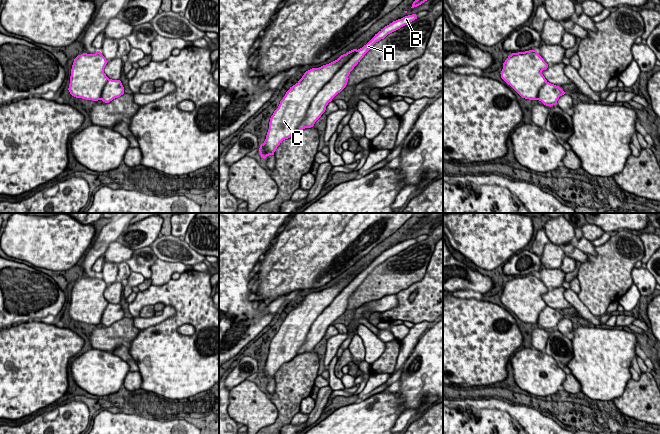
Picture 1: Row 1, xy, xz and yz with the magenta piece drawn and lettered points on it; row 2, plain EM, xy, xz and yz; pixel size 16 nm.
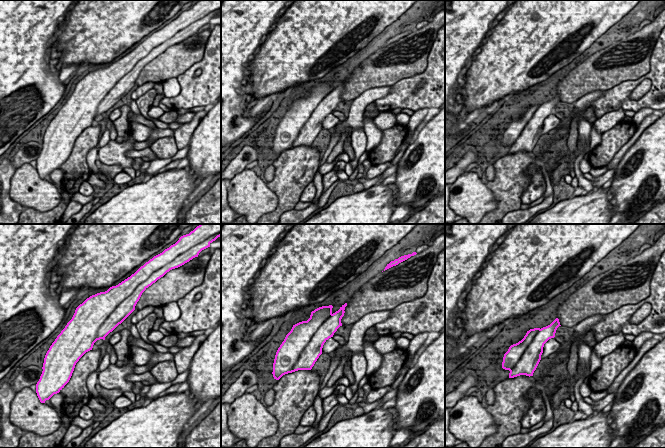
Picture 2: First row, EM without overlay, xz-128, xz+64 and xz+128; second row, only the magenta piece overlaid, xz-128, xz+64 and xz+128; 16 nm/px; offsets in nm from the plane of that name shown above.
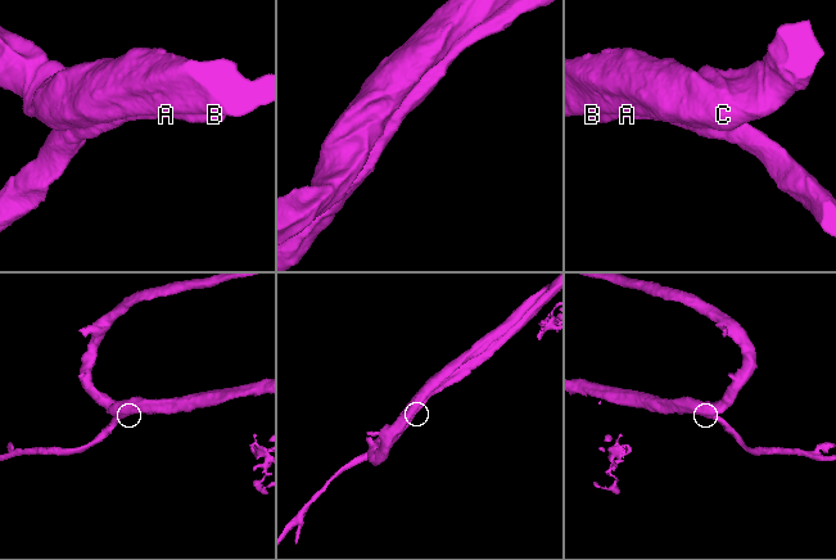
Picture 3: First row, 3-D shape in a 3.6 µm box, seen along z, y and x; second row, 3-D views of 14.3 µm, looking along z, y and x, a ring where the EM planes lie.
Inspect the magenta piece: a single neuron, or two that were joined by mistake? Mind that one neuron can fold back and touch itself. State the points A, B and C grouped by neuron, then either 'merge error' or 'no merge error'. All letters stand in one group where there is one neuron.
groups A B C; no merge error

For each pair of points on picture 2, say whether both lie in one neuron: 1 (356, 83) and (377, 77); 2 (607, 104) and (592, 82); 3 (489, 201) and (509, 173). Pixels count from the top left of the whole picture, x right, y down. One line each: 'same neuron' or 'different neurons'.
1: same neuron
2: different neurons
3: different neurons

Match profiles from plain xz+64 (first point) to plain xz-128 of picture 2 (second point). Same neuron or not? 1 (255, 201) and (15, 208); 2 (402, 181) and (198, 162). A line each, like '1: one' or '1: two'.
1: two
2: one

